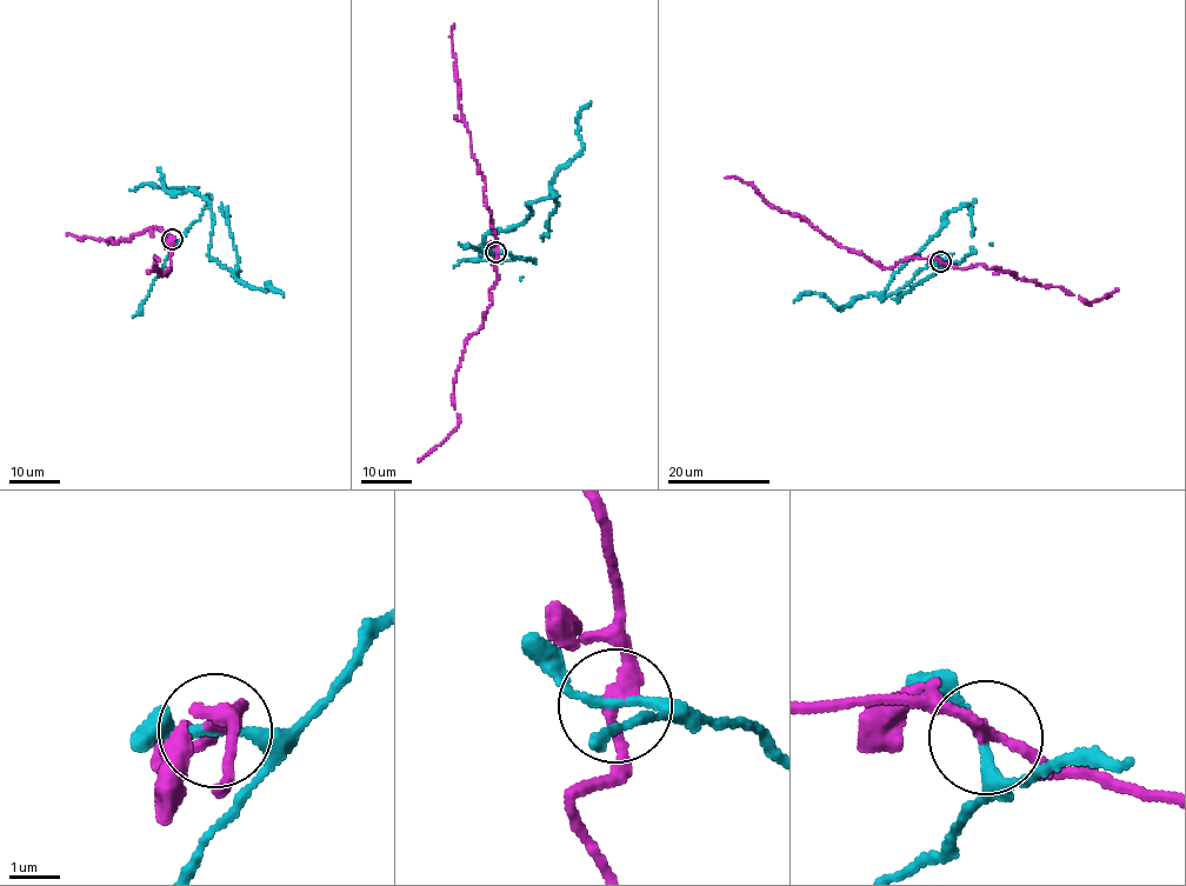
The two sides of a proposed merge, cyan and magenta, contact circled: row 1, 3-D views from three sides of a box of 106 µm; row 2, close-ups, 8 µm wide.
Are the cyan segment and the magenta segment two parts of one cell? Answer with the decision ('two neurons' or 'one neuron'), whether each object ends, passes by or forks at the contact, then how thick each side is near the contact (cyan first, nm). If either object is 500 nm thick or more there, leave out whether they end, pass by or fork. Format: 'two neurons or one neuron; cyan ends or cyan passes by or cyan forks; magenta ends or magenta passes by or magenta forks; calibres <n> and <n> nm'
two neurons; cyan passes by; magenta passes by; calibres 170 and 280 nm

